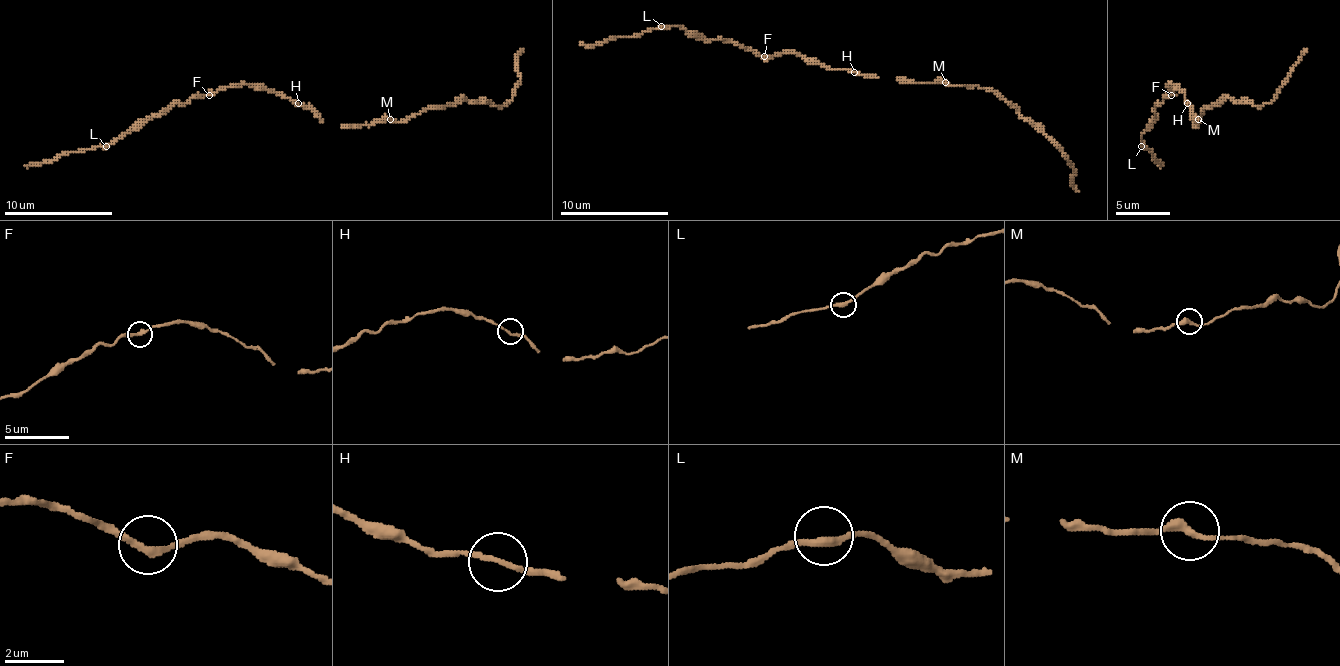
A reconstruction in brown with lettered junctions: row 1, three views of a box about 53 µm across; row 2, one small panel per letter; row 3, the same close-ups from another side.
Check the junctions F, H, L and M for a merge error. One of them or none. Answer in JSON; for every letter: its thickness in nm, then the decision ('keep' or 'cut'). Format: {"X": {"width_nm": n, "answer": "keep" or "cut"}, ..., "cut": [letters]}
{"F": {"width_nm": 240, "answer": "keep"}, "H": {"width_nm": 170, "answer": "keep"}, "L": {"width_nm": 280, "answer": "keep"}, "M": {"width_nm": 280, "answer": "cut"}, "cut": ["M"]}

